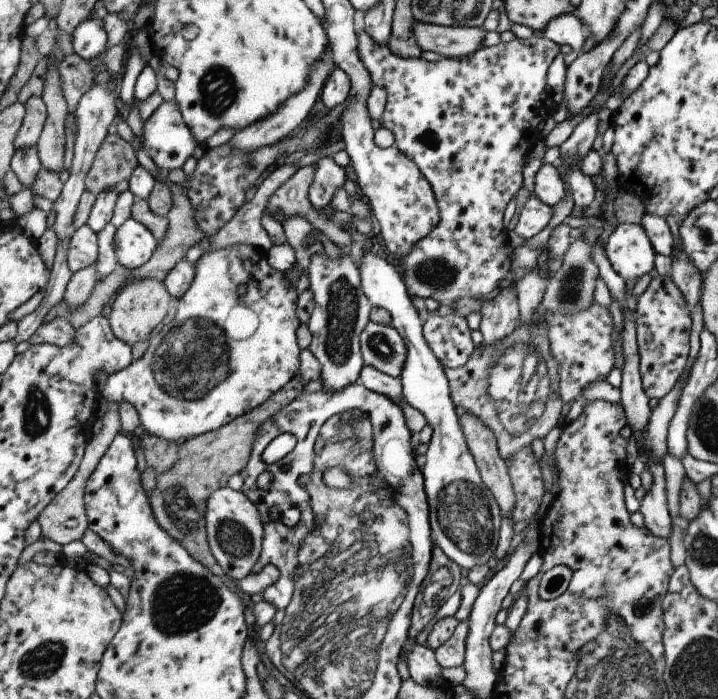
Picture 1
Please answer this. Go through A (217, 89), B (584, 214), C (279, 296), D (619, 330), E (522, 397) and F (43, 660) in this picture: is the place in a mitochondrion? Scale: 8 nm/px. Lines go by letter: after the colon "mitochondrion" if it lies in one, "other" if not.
A: mitochondrion
B: other
C: other
D: other
E: mitochondrion
F: mitochondrion

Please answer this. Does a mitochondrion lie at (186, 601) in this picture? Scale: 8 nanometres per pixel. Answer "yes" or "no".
yes

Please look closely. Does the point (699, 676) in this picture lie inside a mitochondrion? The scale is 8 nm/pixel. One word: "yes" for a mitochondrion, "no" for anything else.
yes

